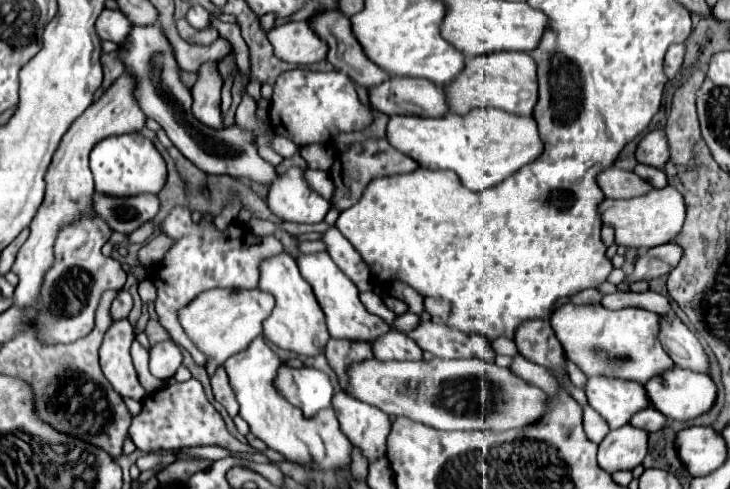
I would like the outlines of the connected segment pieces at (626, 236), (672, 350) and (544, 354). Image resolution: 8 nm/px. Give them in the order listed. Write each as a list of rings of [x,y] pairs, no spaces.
[[[667,186],[667,188],[651,190],[649,194],[629,198],[629,200],[605,198],[599,206],[599,216],[603,226],[611,226],[615,230],[617,246],[653,248],[653,246],[675,240],[685,220],[685,202],[683,202],[683,196],[675,188]]]
[[[673,312],[659,314],[659,316],[663,322],[659,334],[661,346],[669,354],[669,358],[673,358],[673,364],[693,372],[707,372],[709,360],[697,336]]]
[[[525,322],[521,330],[517,330],[517,338],[513,338],[521,356],[527,360],[551,368],[555,376],[567,374],[563,368],[565,352],[551,328],[549,322]]]

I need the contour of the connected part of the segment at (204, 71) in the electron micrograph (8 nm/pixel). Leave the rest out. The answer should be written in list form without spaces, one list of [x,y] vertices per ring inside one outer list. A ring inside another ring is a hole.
[[[205,62],[197,70],[197,82],[193,84],[193,114],[199,122],[211,128],[223,128],[221,124],[221,86],[223,78],[219,74],[217,62]]]

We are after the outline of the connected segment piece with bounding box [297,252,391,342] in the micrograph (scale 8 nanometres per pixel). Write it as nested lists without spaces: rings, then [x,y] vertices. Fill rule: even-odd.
[[[327,252],[301,254],[297,258],[297,266],[299,266],[301,276],[311,284],[311,288],[317,296],[317,302],[319,302],[321,310],[325,312],[331,338],[357,338],[357,342],[361,342],[361,340],[375,342],[377,336],[391,330],[379,316],[373,316],[365,310],[365,306],[359,300],[359,292],[355,288],[355,284],[337,268],[337,264],[331,260],[331,256]]]

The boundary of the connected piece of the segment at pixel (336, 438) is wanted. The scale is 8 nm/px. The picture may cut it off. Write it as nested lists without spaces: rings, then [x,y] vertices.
[[[263,336],[255,338],[247,346],[247,350],[225,360],[223,368],[241,404],[239,416],[249,424],[251,434],[263,440],[267,448],[279,452],[287,462],[293,462],[305,468],[313,468],[313,470],[339,472],[347,468],[351,464],[353,444],[339,430],[339,422],[335,418],[333,408],[321,410],[321,414],[315,414],[313,418],[305,418],[299,408],[289,406],[289,402],[281,398],[273,386],[273,378],[277,376],[279,366],[281,366],[281,360],[265,344]]]

